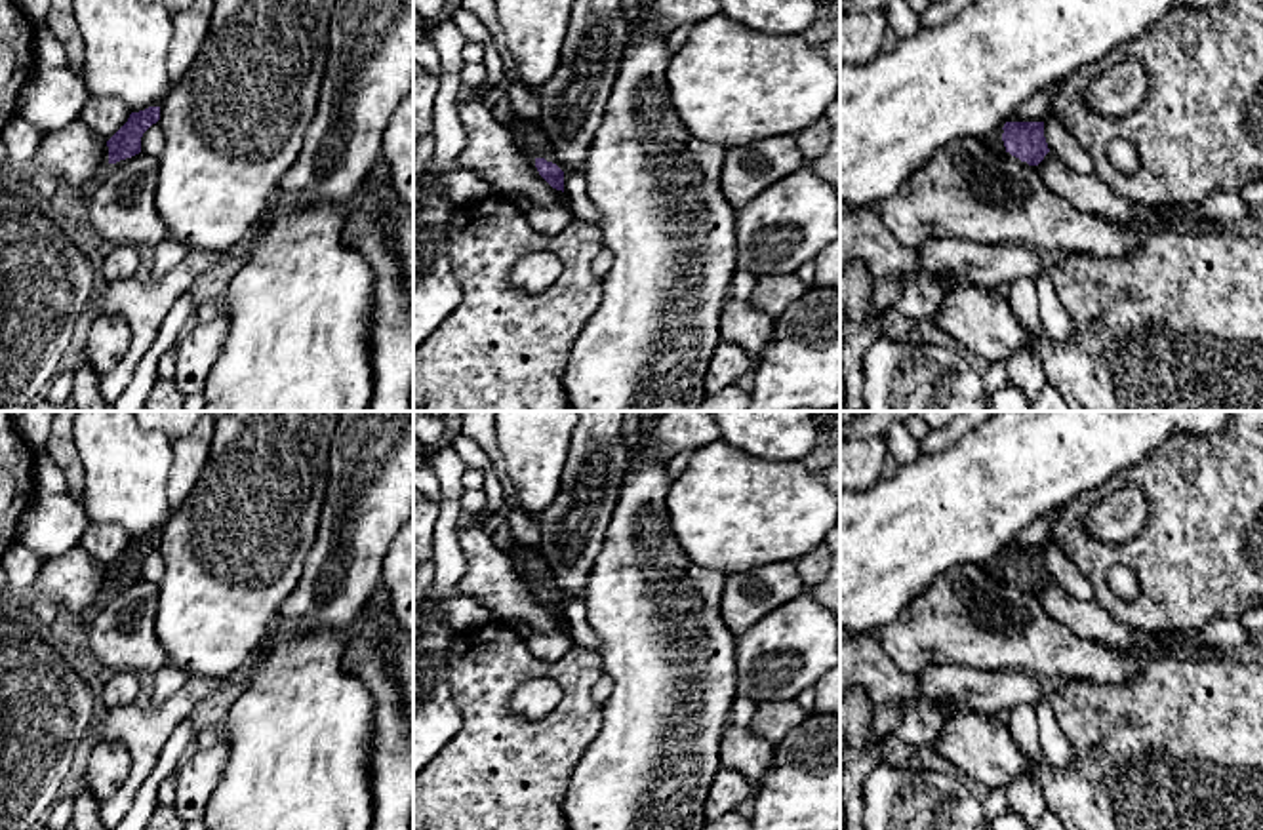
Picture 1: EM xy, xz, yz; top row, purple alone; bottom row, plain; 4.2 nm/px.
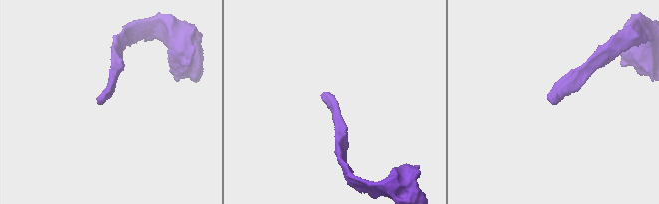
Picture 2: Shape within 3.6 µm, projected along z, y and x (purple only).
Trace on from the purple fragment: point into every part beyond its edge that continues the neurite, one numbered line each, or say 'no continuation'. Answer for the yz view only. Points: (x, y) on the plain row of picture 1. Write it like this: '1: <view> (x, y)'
1: yz (993, 566)

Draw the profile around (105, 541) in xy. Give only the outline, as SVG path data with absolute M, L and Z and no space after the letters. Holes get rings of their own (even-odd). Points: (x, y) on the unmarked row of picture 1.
M90 524L80 546L109 567L130 544L131 537L114 524Z

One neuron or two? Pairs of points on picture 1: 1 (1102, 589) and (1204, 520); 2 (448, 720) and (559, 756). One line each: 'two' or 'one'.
1: one
2: two

